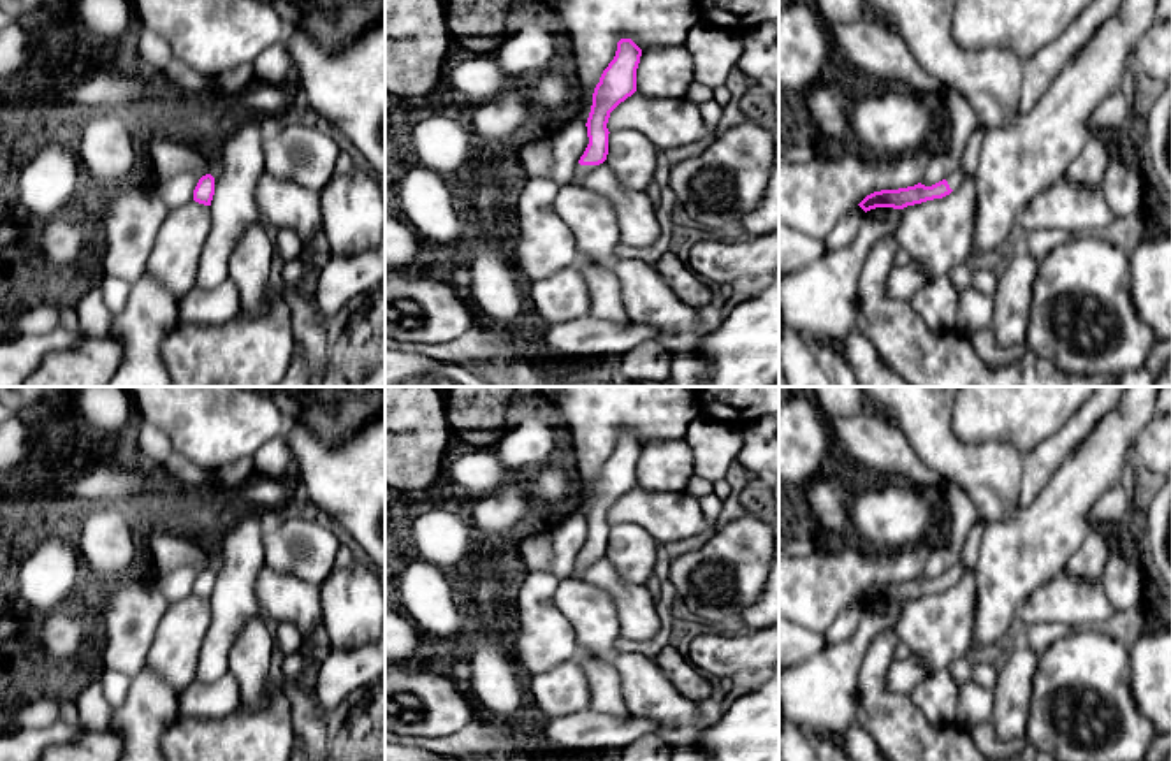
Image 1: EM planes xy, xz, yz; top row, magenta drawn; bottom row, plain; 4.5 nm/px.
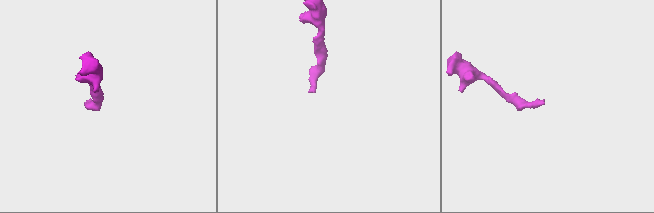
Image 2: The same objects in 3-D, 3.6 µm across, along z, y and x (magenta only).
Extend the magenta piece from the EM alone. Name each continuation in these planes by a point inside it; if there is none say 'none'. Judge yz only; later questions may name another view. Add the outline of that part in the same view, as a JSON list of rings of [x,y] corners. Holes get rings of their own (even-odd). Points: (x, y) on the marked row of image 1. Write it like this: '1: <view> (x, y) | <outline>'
1: yz (955, 180) | [[[956,169],[955,172],[951,172],[946,181],[949,185],[951,190],[956,190],[964,185],[964,181],[967,179],[965,172],[962,169]]]

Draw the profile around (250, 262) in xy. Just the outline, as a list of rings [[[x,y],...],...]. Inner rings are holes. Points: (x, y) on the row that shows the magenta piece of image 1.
[[[258,220],[236,243],[229,258],[229,278],[237,286],[239,313],[260,316],[267,309],[265,294],[271,285],[273,241]]]

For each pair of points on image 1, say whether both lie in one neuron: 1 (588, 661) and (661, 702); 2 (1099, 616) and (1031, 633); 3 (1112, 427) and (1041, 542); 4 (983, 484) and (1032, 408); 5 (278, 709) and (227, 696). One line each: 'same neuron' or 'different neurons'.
1: same neuron
2: different neurons
3: same neuron
4: different neurons
5: different neurons

